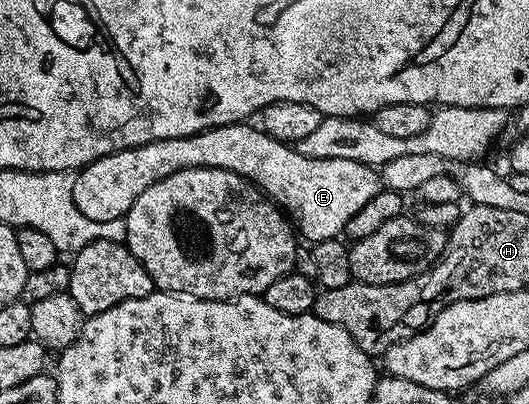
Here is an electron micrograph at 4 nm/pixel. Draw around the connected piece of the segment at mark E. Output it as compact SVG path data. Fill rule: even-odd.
M252 123L219 125L189 137L162 139L123 149L106 155L98 162L99 169L99 220L120 221L146 187L154 187L154 183L178 171L225 169L245 177L271 197L308 243L339 238L346 223L350 223L354 214L370 203L382 188L380 174L373 166L354 163L354 159L306 159L306 155L298 155L291 144L274 139Z

